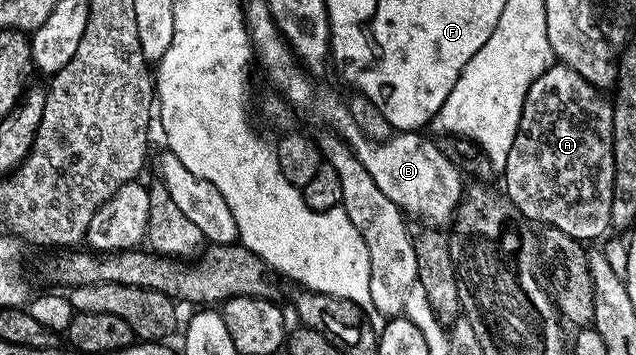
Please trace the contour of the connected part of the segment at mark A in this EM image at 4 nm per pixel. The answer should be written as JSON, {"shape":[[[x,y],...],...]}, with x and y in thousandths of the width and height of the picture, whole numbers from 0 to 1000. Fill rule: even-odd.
{"shape":[[[879,172],[869,175],[827,262],[821,330],[808,408],[802,408],[802,442],[796,442],[789,504],[791,546],[838,631],[884,645],[884,656],[914,679],[937,673],[959,651],[959,577],[965,555],[965,408],[962,293],[951,259],[936,245],[915,206]]]}

